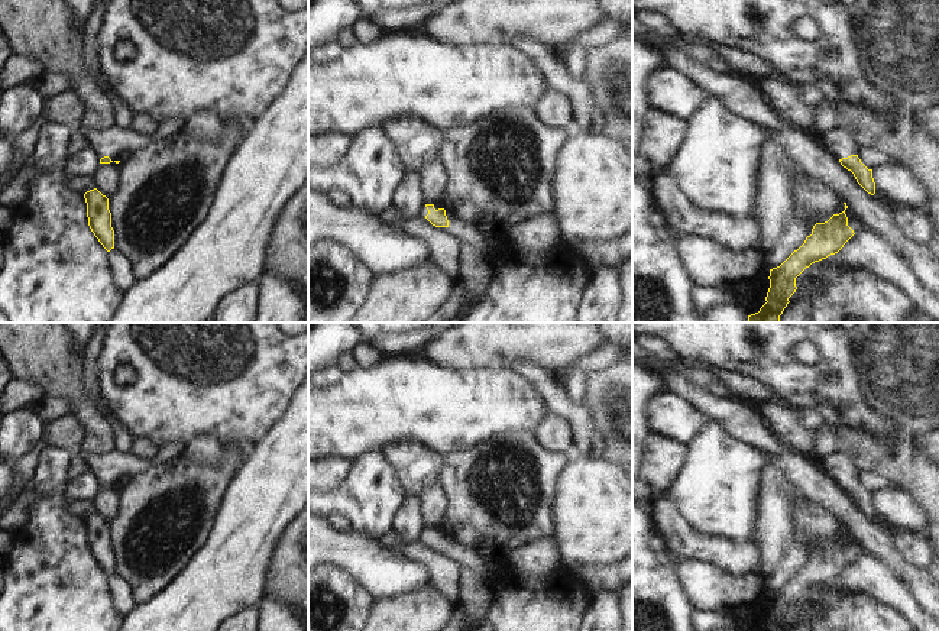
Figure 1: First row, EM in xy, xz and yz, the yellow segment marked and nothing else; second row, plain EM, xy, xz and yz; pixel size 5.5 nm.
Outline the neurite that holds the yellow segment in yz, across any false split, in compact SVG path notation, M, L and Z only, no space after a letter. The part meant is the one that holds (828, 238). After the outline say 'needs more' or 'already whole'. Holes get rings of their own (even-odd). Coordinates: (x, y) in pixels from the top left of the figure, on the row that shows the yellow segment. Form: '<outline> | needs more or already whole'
M845 210L825 223L816 223L804 243L780 266L770 269L767 302L758 313L748 316L748 323L778 323L789 298L797 289L796 278L812 263L838 253L854 234Z | already whole

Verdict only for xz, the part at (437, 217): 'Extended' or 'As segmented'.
Extended

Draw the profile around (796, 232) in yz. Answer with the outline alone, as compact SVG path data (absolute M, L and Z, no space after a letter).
M803 216L791 217L784 232L781 233L774 250L765 256L765 266L768 269L780 266L794 250L797 250L810 236L809 229Z

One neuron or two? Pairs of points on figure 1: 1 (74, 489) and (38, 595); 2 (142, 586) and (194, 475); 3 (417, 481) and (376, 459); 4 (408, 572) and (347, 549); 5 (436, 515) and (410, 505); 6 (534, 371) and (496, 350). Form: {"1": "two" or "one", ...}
{"1": "two", "2": "one", "3": "two", "4": "one", "5": "two", "6": "two"}

